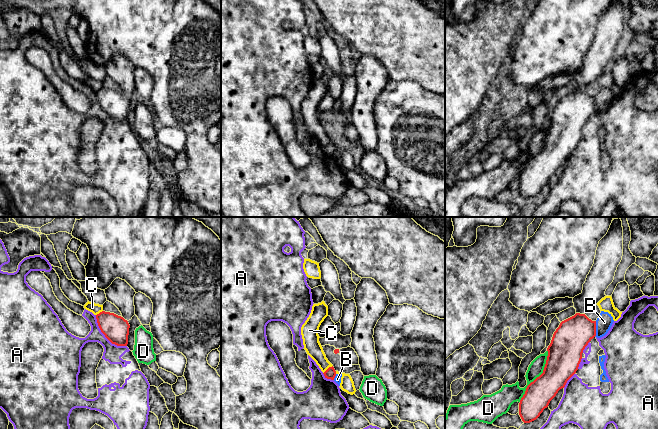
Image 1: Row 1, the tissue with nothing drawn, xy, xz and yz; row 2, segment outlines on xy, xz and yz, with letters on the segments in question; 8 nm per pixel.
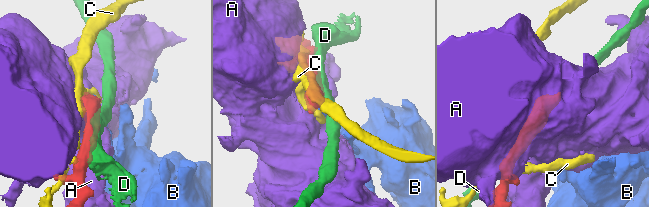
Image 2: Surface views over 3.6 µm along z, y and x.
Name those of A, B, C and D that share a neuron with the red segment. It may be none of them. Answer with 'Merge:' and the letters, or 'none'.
Merge: none

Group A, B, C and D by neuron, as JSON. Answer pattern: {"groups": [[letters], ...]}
{"groups": [["A"], ["B"], ["C"], ["D"]]}

